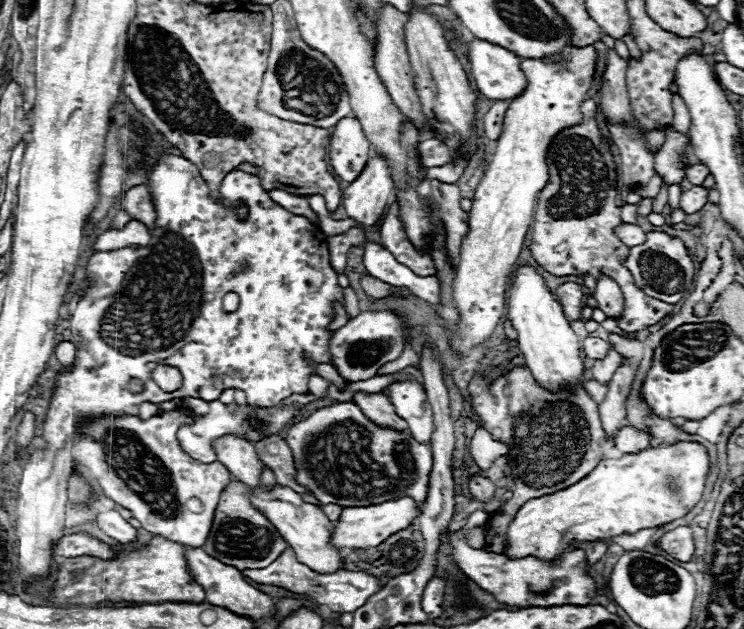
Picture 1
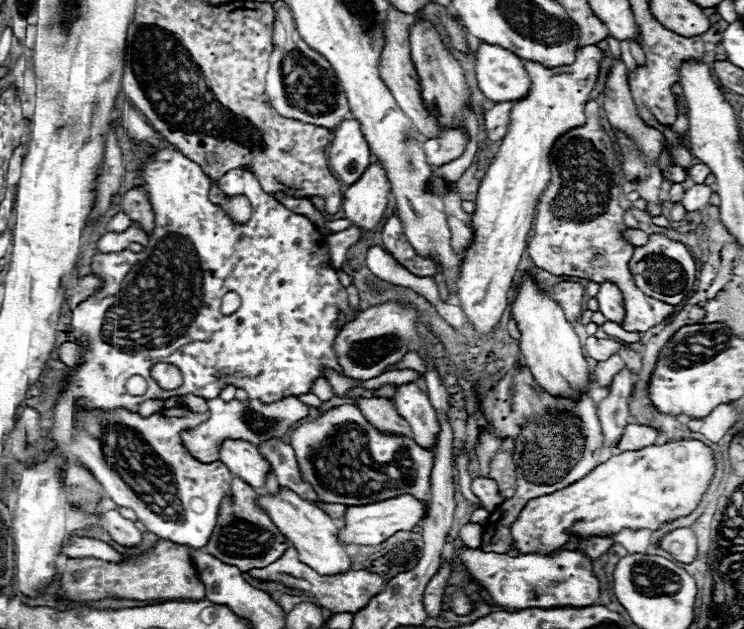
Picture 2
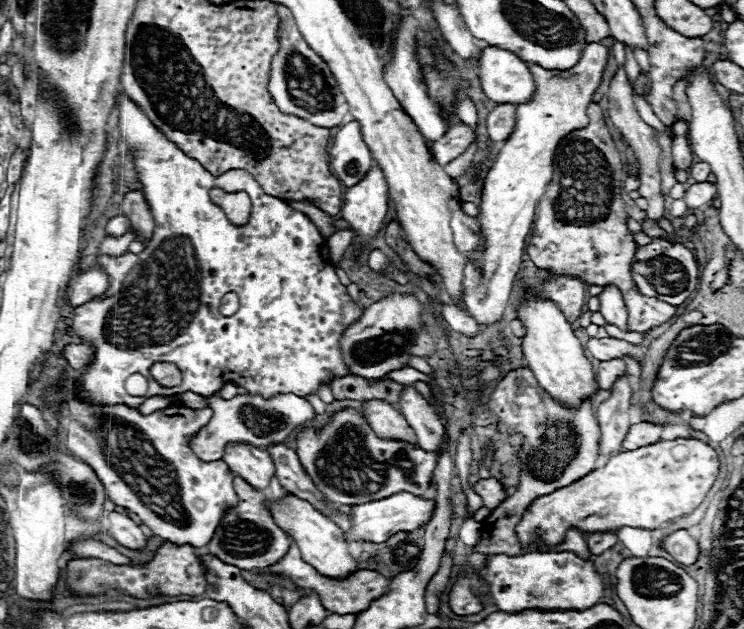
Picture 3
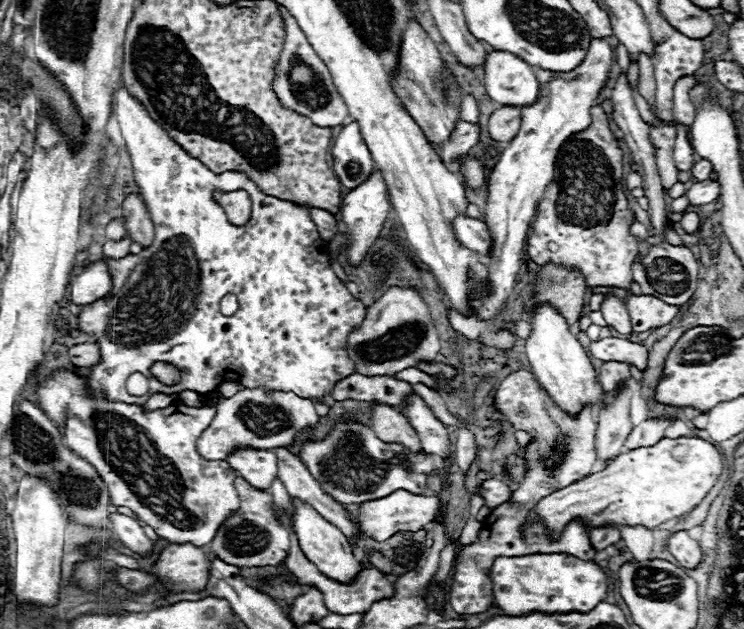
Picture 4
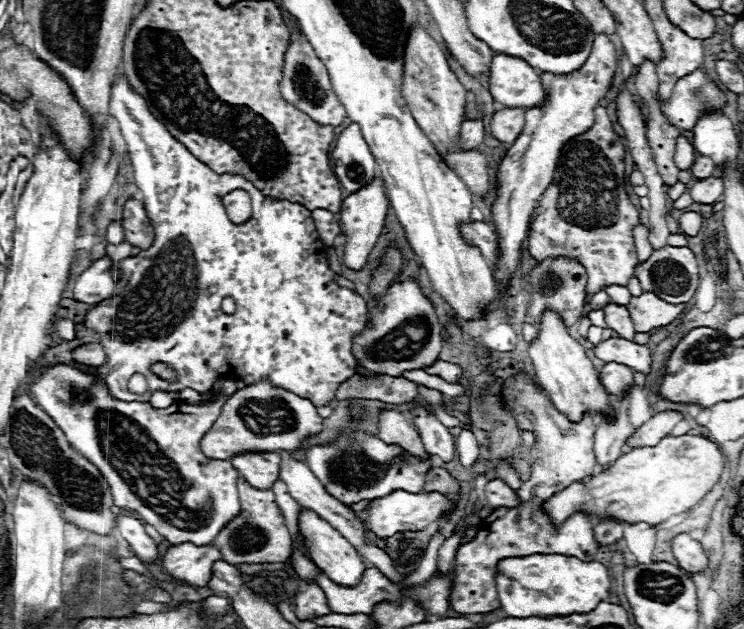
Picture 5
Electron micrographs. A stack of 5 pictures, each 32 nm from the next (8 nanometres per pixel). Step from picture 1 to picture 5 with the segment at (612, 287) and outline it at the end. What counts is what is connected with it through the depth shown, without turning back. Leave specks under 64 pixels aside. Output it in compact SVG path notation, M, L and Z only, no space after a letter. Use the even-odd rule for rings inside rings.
M610 302L610 304L604 308L604 312L606 312L608 328L612 328L614 332L618 332L620 338L634 342L636 330L634 330L634 326L632 326L632 322L630 322L630 314L628 314L626 306L618 306L618 304Z

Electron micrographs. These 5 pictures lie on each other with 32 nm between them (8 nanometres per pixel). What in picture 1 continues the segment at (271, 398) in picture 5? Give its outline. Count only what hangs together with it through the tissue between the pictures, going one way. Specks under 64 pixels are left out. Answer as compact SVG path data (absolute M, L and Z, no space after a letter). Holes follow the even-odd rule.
M220 400L216 402L210 402L210 412L198 420L194 426L182 426L178 430L178 442L182 446L182 450L192 456L194 460L198 462L204 462L204 464L210 464L216 460L216 452L212 448L212 442L216 438L222 438L226 434L232 434L232 436L246 436L250 442L258 442L266 436L272 436L272 434L282 434L284 428L288 424L292 424L296 418L300 418L300 406L298 404L290 404L290 406L270 406L270 408L258 408L258 406L250 406L250 404L222 404Z

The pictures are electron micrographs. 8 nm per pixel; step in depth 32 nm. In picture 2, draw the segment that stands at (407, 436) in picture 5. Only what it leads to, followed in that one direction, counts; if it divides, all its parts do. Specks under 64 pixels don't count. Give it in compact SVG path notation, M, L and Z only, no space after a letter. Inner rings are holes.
M358 398L358 406L360 406L362 414L368 418L368 422L372 422L372 426L376 426L376 430L386 432L386 434L400 434L400 436L414 438L412 428L408 426L408 422L404 418L400 418L400 414L396 412L396 408L390 400Z

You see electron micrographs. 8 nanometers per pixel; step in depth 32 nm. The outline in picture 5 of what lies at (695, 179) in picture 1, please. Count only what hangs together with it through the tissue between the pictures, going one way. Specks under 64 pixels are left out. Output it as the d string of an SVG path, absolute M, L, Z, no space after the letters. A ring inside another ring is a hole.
M698 156L698 158L694 160L690 172L692 172L698 180L712 176L712 172L714 172L714 162L712 162L712 158L708 158L708 156Z

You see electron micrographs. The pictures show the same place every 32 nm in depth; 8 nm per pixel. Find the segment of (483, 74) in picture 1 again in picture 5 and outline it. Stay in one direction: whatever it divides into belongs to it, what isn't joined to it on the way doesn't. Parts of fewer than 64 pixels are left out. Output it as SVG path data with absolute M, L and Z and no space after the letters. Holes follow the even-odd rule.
M494 54L490 68L490 94L510 108L534 108L544 104L540 74L522 58Z

